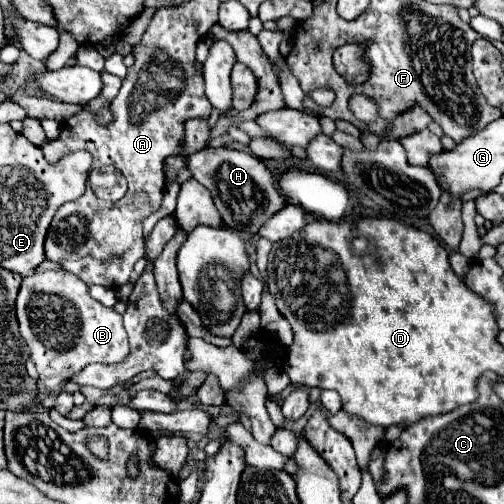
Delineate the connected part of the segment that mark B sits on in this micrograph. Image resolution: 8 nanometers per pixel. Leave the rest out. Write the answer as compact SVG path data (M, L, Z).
M47 270L23 278L15 310L19 332L31 350L39 380L49 390L67 382L87 364L115 364L129 354L129 338L125 336L121 314L93 300L89 288L75 274Z

